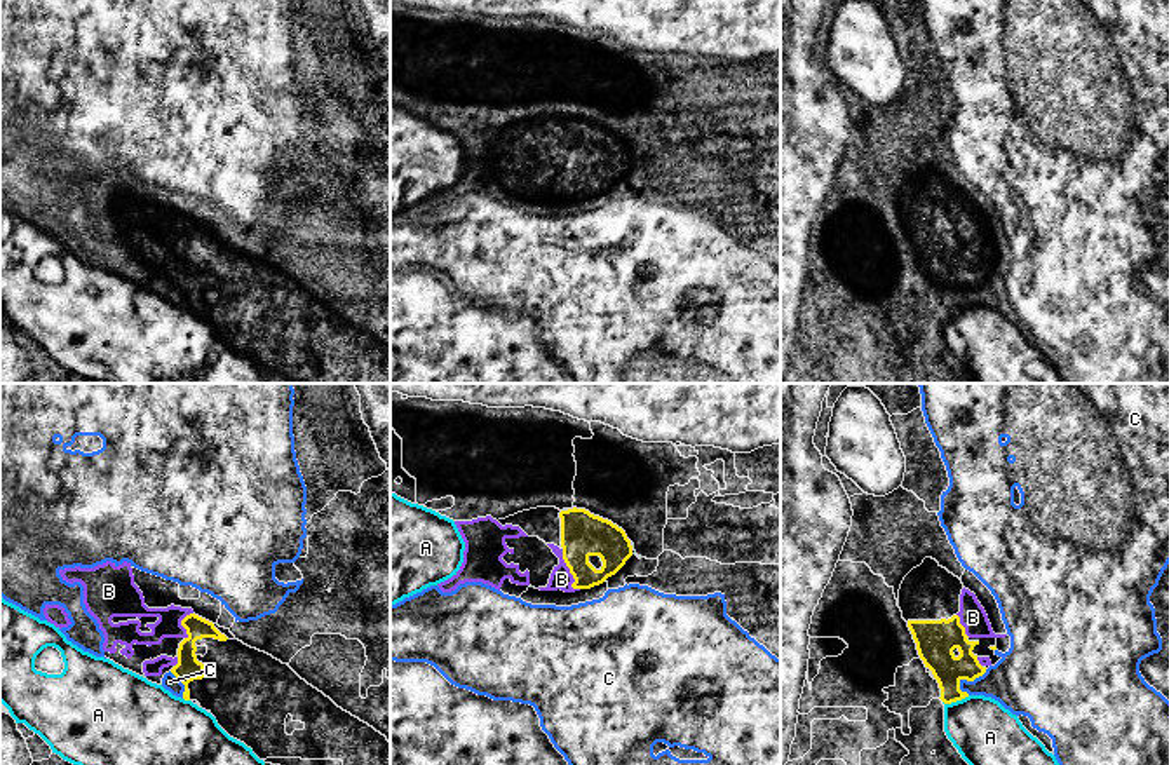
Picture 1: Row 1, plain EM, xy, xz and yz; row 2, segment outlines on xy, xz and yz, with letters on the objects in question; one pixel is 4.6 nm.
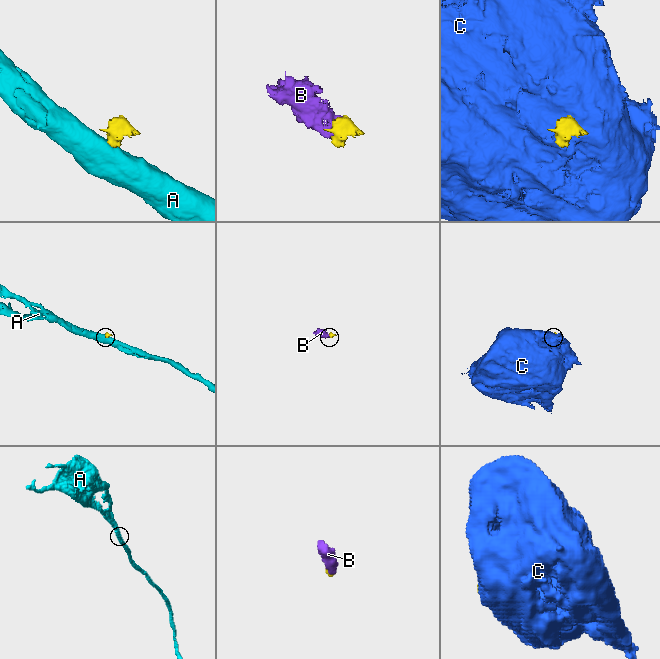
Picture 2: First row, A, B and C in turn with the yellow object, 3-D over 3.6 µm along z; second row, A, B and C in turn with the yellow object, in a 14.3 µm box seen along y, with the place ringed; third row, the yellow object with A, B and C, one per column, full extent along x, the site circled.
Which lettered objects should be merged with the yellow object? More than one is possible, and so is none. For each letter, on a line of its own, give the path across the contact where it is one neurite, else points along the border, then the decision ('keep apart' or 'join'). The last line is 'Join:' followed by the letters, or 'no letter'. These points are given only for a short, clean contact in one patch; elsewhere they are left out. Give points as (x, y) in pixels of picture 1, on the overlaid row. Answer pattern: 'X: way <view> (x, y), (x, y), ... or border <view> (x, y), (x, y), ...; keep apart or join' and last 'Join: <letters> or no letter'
A: border yz (969, 696), (943, 703); keep apart
B: join
C: border yz (986, 670), (973, 680), (962, 680), (959, 689); keep apart
Join: B

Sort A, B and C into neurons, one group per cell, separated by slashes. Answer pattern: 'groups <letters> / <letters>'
groups A / B / C

